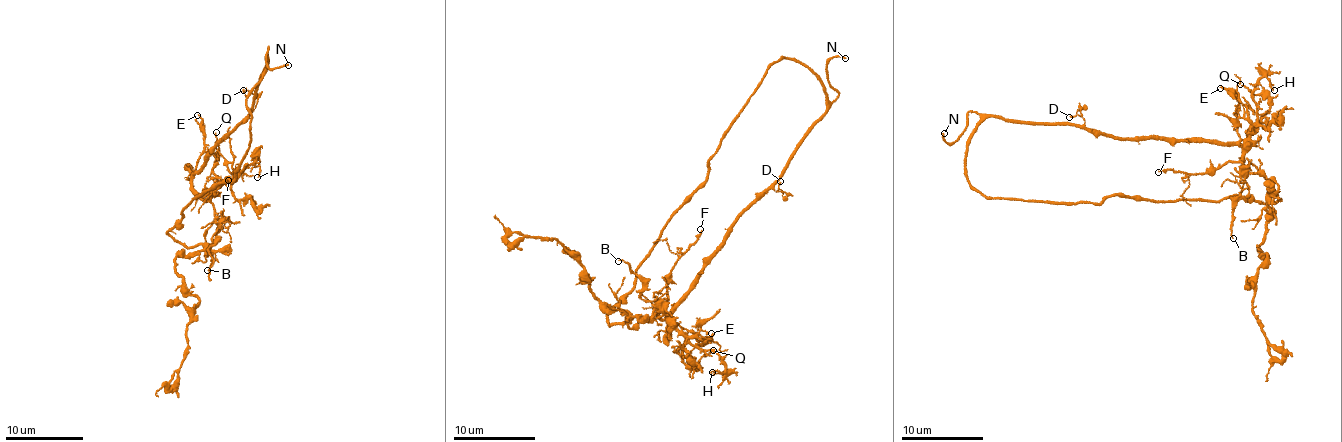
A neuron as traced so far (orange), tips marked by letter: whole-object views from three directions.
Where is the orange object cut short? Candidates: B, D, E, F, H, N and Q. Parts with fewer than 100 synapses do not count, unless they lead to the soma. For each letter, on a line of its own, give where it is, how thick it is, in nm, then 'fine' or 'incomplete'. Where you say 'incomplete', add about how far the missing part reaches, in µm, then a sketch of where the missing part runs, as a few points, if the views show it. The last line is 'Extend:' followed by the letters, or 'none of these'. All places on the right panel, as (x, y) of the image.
B: place (1233, 238); calibre 130 nm; fine
D: place (1069, 117); calibre 100 nm; fine
E: place (1220, 88); calibre 140 nm; fine
F: place (1158, 172); calibre 160 nm; fine
H: place (1274, 90); calibre 140 nm; fine
N: place (944, 133); calibre 170 nm; incomplete; missing 15 µm; course (944, 133), (944, 112), (936, 99), (951, 75), (941, 68)
Q: place (1240, 84); calibre 120 nm; fine
Extend: N

